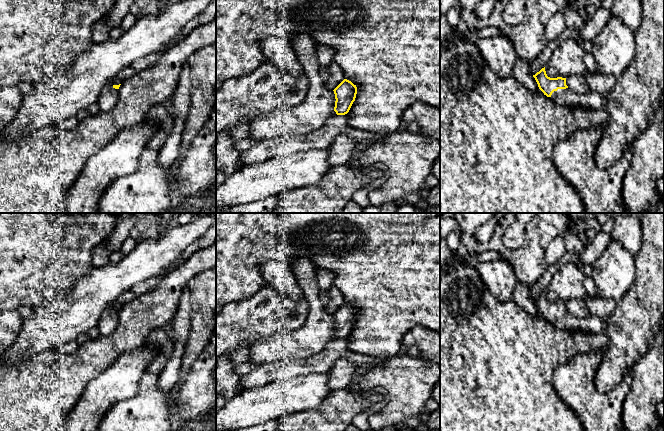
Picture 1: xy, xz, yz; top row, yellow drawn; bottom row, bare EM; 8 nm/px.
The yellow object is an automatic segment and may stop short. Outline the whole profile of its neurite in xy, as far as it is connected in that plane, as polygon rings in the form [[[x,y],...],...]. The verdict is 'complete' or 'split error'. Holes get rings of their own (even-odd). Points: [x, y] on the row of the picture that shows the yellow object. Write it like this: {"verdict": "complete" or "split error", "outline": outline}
{"verdict": "split error", "outline": [[[107,83],[101,91],[100,97],[97,101],[100,111],[107,112],[110,111],[117,103],[119,99],[118,89],[121,84],[113,85],[112,83]]]}

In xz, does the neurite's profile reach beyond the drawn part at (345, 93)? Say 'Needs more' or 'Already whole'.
Already whole

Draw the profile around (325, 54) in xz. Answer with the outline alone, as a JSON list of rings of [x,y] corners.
[[[317,45],[316,53],[318,57],[318,64],[322,67],[329,67],[333,62],[335,50],[327,45]]]

